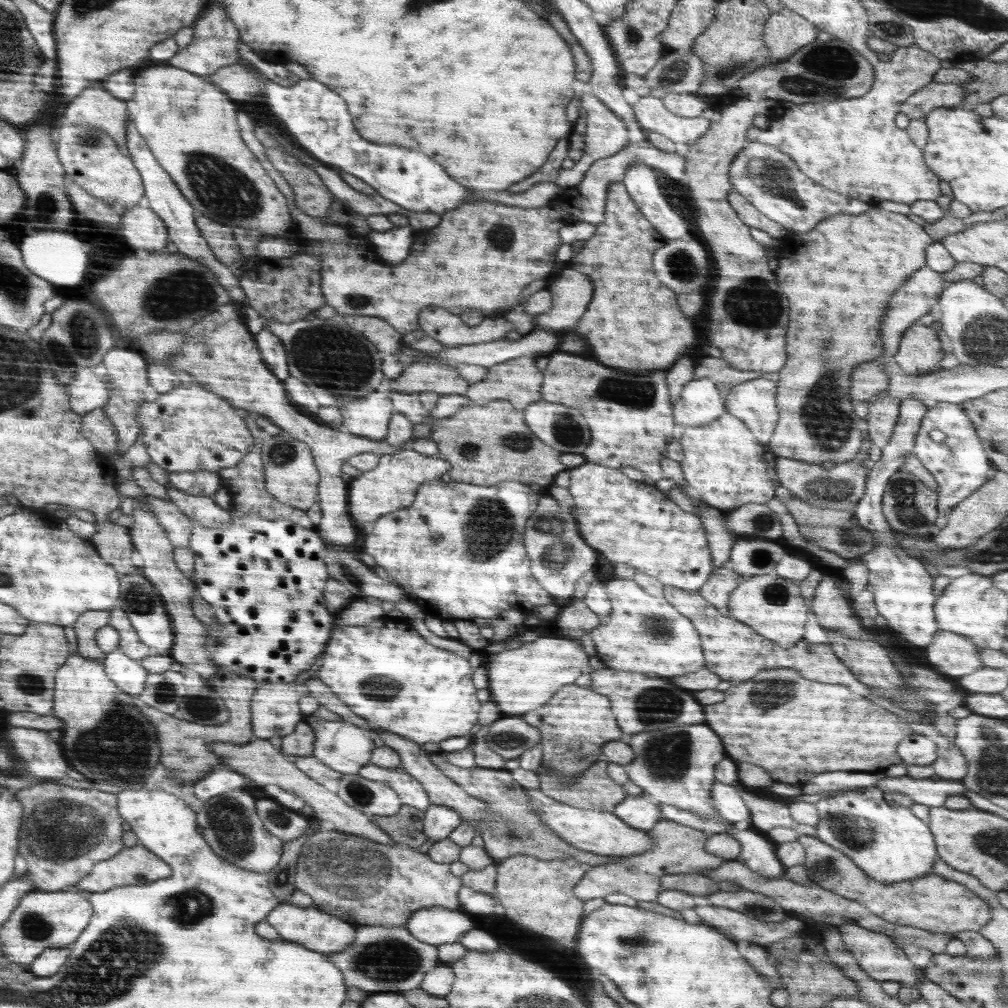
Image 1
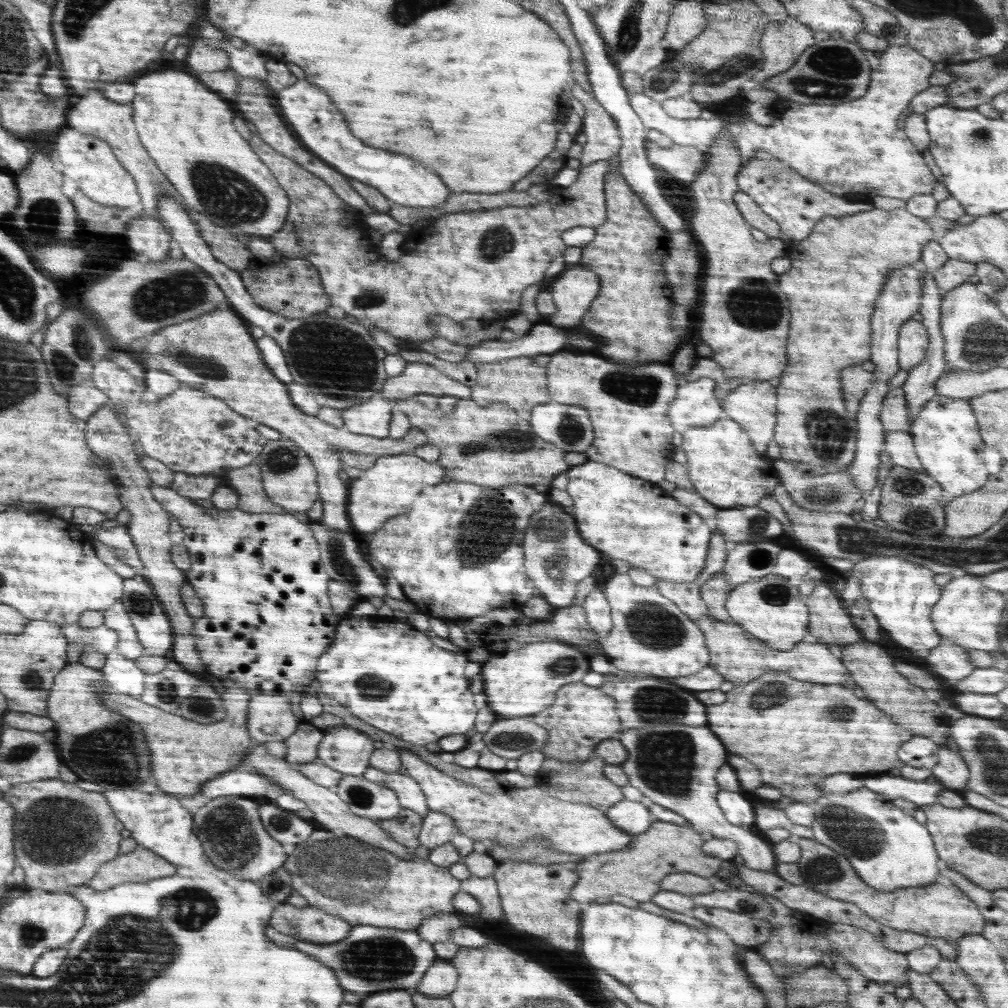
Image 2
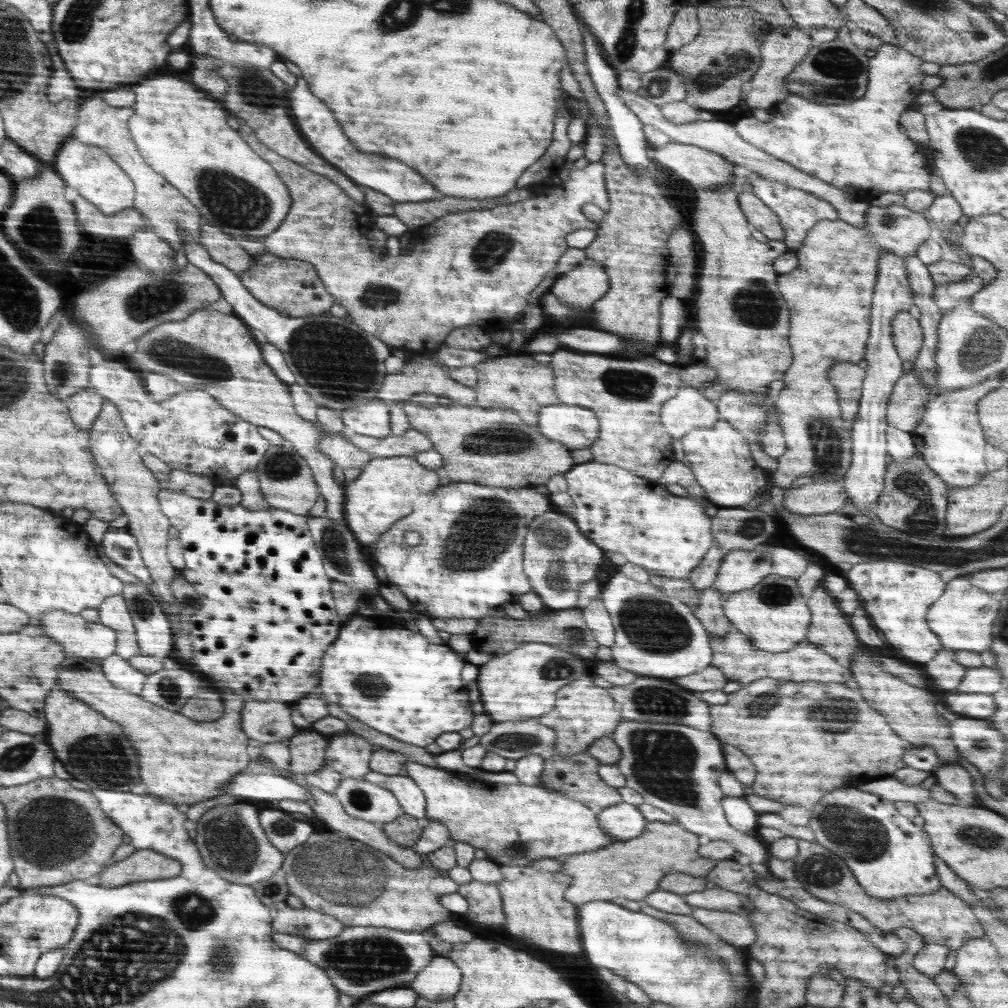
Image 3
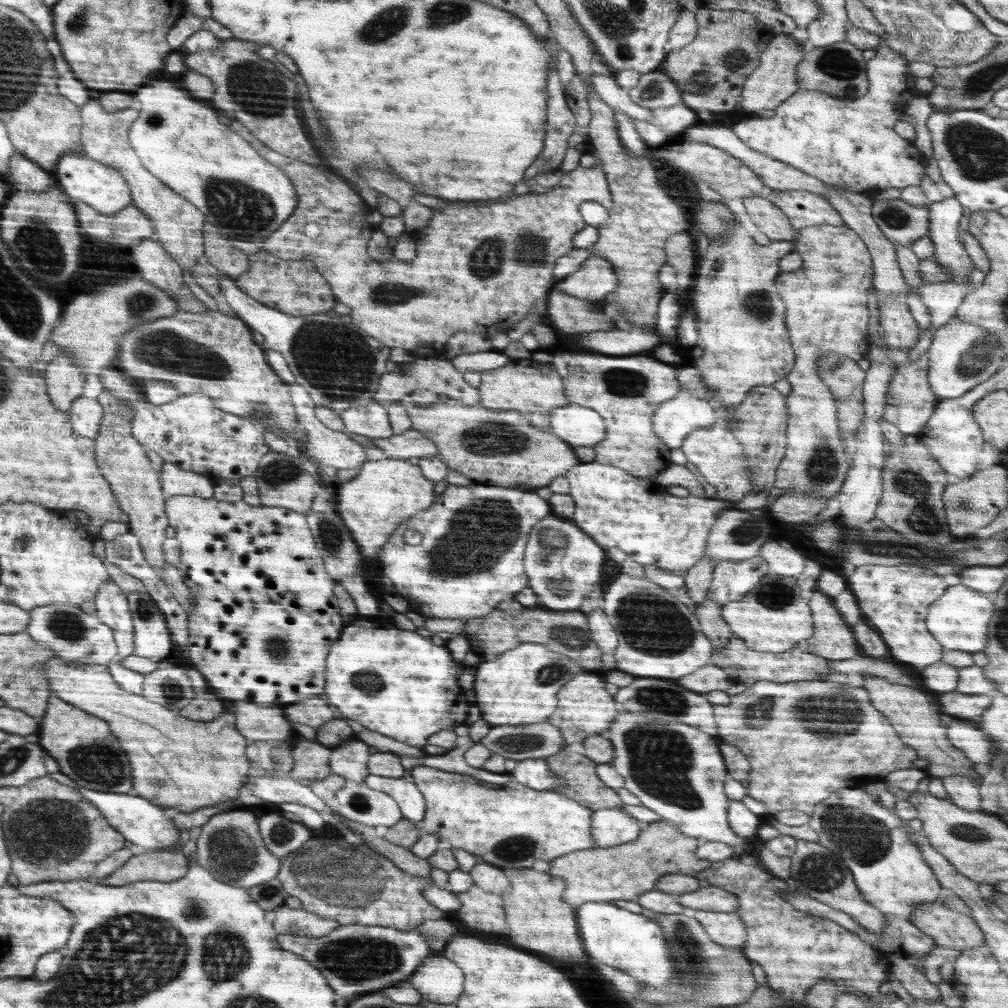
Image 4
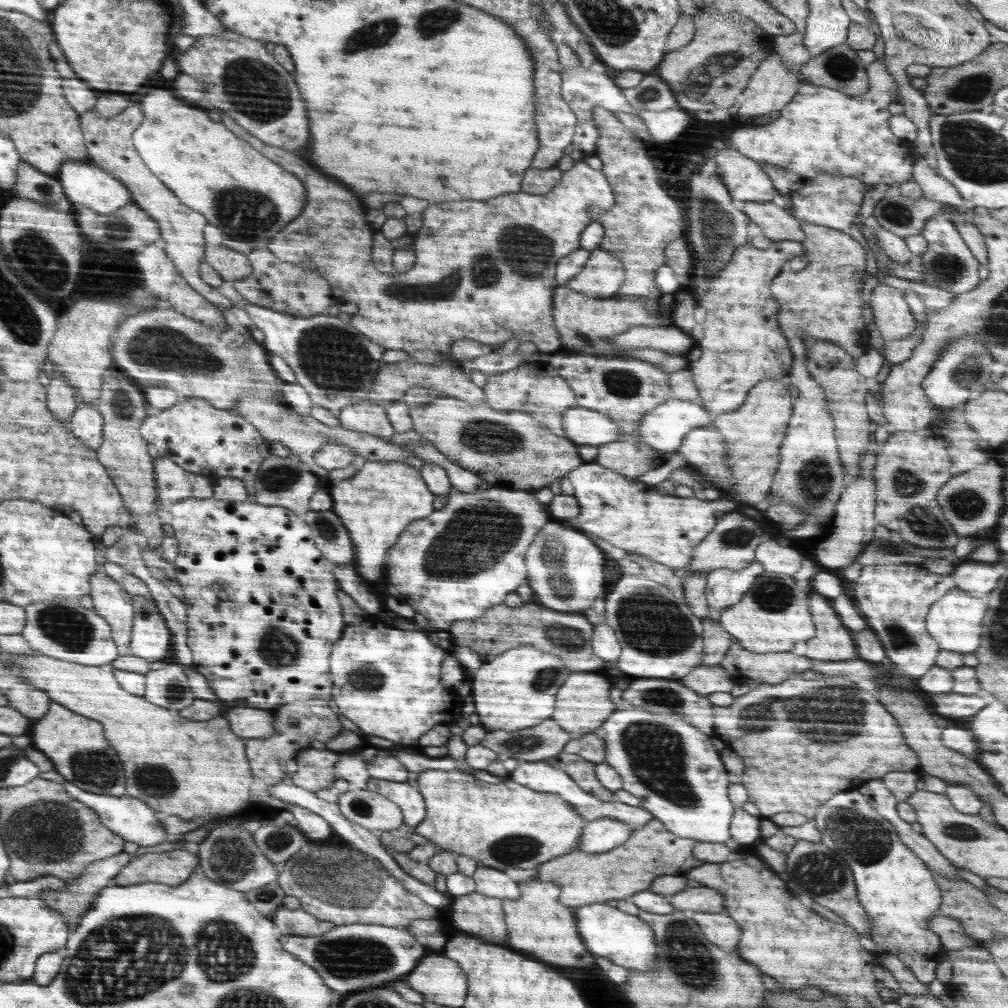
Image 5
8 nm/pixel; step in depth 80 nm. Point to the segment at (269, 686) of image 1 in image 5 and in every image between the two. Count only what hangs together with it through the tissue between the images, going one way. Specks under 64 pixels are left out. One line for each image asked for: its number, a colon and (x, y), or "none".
2: (270, 718)
3: (269, 721)
4: (256, 722)
5: (249, 723)

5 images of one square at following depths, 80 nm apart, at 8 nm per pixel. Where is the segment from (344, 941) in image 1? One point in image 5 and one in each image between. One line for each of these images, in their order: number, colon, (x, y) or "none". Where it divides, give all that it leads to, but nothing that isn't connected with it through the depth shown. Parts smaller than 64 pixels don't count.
2: (312, 925)
3: (308, 923)
4: (299, 922)
5: (297, 921)

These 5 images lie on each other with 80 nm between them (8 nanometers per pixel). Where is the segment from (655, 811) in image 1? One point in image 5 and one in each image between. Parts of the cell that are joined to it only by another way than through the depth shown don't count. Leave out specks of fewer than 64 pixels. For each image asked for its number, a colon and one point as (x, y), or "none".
2: (631, 817)
3: (622, 822)
4: (610, 827)
5: (601, 835)

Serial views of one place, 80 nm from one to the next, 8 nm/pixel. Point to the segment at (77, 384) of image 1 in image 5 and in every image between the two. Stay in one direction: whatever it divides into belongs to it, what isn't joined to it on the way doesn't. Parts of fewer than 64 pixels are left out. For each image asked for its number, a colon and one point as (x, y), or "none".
2: (85, 398)
3: (85, 406)
4: (86, 413)
5: (86, 423)

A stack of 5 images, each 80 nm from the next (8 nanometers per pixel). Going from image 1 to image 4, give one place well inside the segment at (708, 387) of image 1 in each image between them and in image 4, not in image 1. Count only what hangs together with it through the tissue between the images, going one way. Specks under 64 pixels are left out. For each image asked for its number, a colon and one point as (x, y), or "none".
2: (695, 405)
3: (689, 409)
4: (672, 420)

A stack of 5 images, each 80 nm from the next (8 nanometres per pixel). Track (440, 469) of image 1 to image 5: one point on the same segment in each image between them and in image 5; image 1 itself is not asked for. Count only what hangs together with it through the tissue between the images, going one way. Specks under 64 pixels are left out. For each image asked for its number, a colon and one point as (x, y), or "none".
2: (394, 482)
3: (386, 490)
4: (372, 504)
5: (382, 499)

